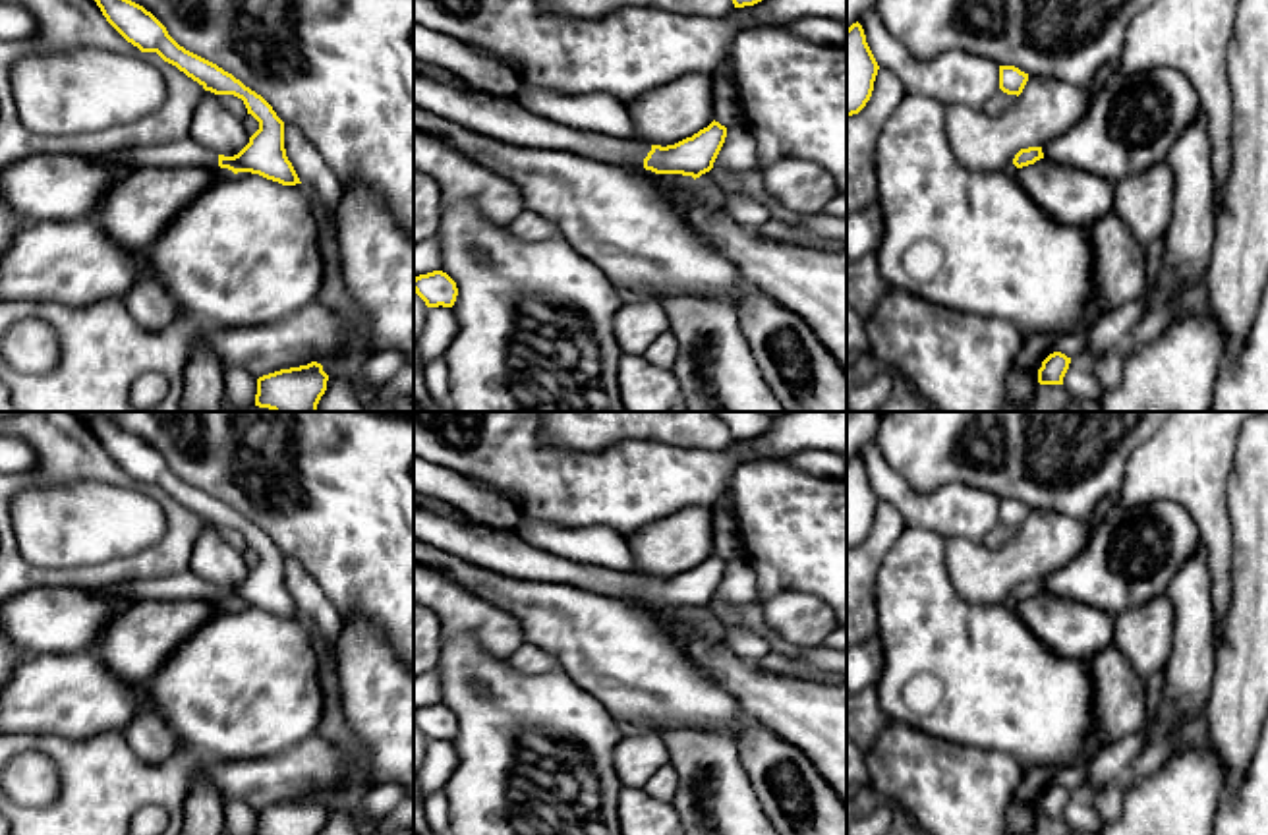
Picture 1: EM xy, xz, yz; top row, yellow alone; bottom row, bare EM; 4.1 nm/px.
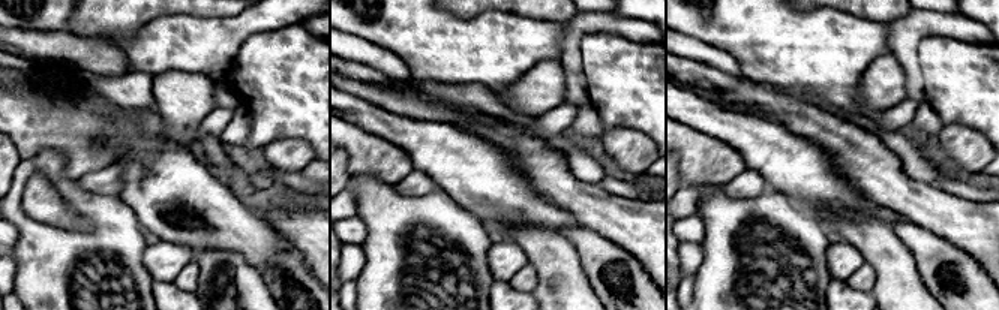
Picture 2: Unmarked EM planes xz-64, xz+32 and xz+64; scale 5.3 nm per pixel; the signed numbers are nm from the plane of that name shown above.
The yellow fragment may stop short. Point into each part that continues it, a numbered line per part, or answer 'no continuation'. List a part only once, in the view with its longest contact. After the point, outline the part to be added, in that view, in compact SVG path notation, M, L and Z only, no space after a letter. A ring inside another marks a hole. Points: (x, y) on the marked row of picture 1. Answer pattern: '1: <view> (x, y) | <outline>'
1: xz (497, 116) | M414 72L414 104L481 131L487 137L533 149L562 149L593 160L644 166L651 145L574 130L522 108L514 97L458 91Z

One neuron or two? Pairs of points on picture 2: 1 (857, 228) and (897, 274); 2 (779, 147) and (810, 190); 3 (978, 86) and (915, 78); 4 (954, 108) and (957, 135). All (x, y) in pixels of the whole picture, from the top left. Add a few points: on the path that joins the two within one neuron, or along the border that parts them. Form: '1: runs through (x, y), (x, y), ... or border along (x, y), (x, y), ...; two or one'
1: runs through (869, 240), (891, 262); one
2: runs through (786, 157), (809, 180); one
3: border along (917, 45), (917, 65), (926, 99); two
4: border along (944, 125), (966, 125), (983, 135); two

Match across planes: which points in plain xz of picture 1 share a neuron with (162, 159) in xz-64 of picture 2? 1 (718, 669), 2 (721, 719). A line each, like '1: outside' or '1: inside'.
1: outside
2: inside

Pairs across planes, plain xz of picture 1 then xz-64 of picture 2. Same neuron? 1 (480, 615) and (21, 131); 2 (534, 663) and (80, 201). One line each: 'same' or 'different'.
1: same
2: different

